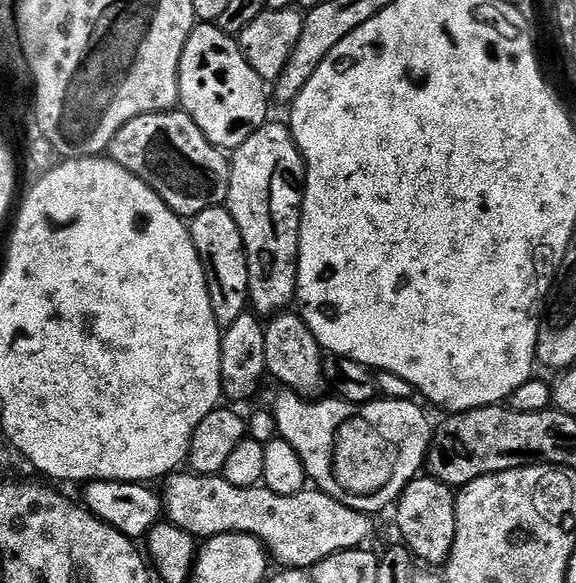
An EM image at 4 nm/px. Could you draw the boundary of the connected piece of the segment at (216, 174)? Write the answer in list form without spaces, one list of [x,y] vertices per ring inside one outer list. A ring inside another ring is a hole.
[[[183,110],[151,112],[136,116],[111,133],[108,142],[107,155],[110,159],[121,164],[126,170],[130,170],[130,174],[142,178],[142,182],[146,182],[146,186],[150,186],[150,190],[154,190],[154,194],[158,194],[158,198],[162,198],[162,202],[166,202],[166,206],[170,206],[181,218],[191,218],[202,209],[209,207],[213,203],[212,195],[219,188],[221,191],[225,183],[225,153],[212,144],[206,138],[206,134],[202,134],[202,130],[198,130],[194,118],[190,118]]]

